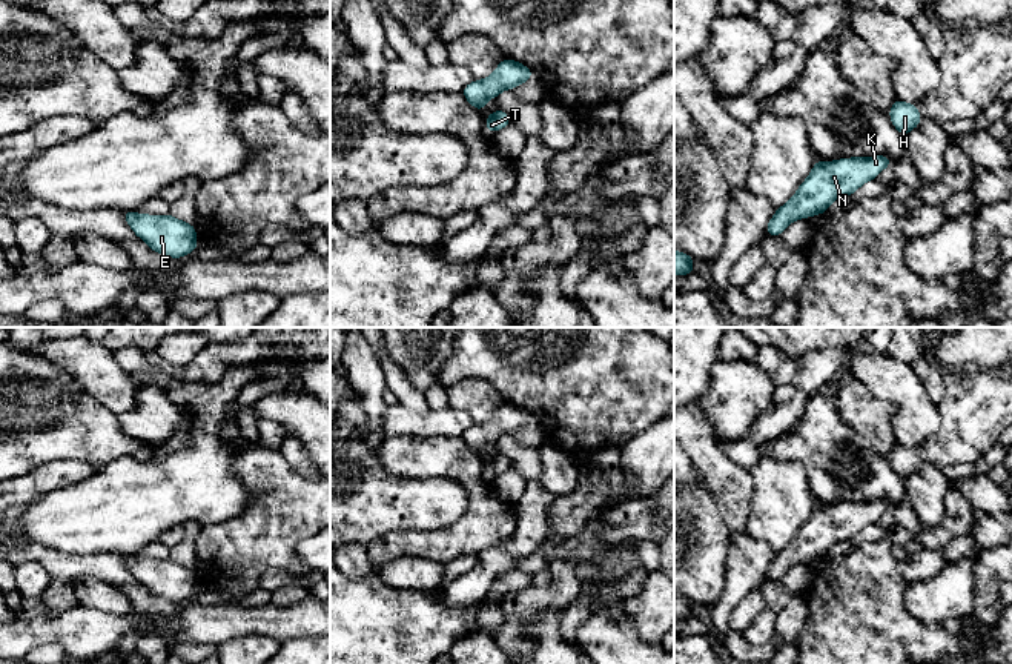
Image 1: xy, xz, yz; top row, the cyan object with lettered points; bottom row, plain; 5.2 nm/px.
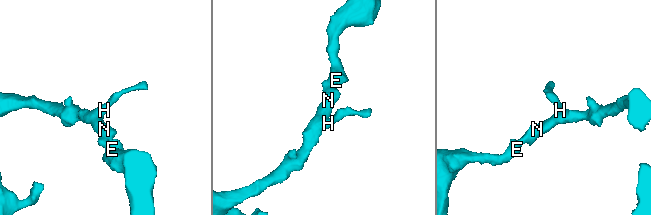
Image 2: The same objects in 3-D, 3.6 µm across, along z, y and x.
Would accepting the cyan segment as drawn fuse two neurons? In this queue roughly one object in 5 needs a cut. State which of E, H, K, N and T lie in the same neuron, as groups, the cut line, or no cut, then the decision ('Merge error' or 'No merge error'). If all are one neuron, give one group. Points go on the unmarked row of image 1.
Groups: E H K N T. No split. No merge error

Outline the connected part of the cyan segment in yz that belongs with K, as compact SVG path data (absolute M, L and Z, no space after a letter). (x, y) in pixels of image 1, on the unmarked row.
M888 500L817 504L791 544L777 552L765 578L780 581L792 566L826 558L832 546L852 540L892 507Z

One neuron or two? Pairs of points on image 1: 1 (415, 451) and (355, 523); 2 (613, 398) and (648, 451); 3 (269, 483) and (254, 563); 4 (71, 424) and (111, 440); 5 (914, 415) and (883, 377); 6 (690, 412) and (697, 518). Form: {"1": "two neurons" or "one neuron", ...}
{"1": "two neurons", "2": "two neurons", "3": "one neuron", "4": "one neuron", "5": "one neuron", "6": "two neurons"}

